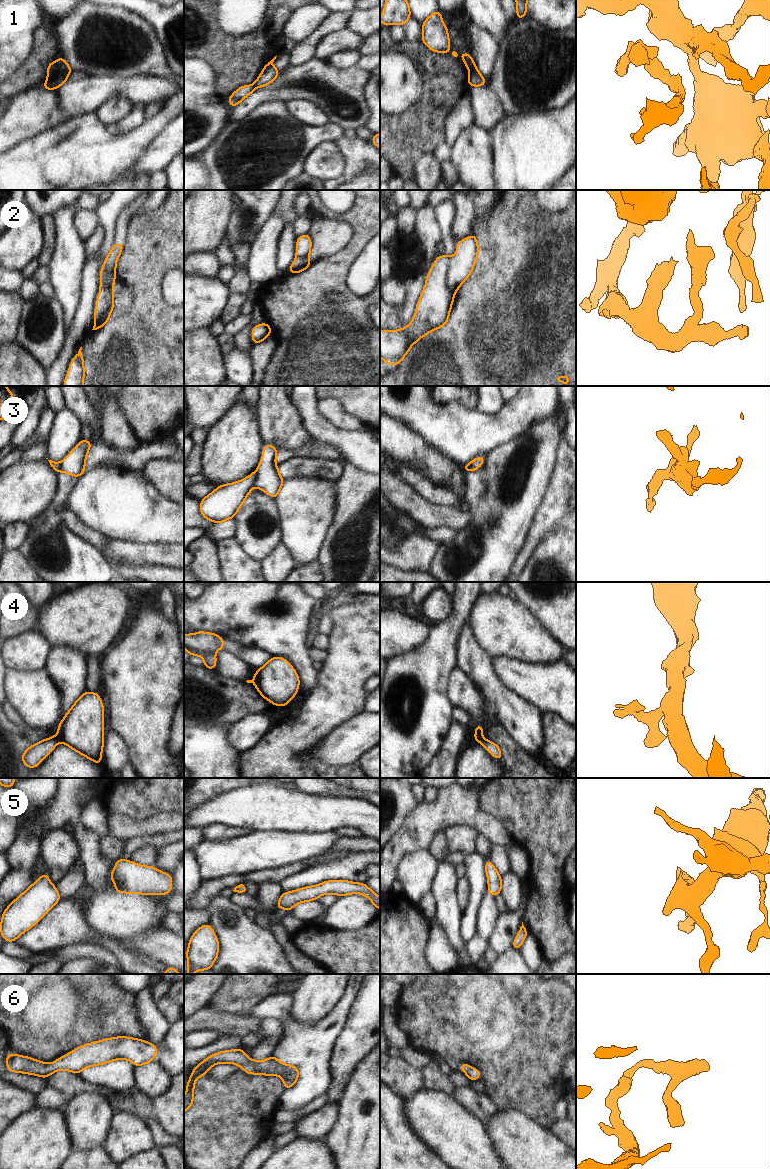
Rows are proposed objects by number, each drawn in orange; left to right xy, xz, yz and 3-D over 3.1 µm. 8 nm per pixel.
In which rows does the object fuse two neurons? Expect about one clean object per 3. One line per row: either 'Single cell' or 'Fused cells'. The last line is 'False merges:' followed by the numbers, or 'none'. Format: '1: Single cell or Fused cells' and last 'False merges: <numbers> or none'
1: Fused cells
2: Fused cells
3: Fused cells
4: Fused cells
5: Single cell
6: Single cell
False merges: 1, 2, 3, 4

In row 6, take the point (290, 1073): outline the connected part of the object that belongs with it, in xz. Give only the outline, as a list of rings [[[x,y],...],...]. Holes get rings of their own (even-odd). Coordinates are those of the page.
[[[233,1049],[221,1051],[210,1055],[204,1061],[197,1064],[192,1070],[191,1076],[186,1085],[186,1096],[184,1097],[184,1113],[193,1105],[194,1086],[198,1077],[205,1076],[205,1073],[218,1063],[232,1063],[240,1066],[247,1074],[264,1074],[265,1076],[282,1076],[283,1085],[286,1090],[295,1085],[299,1079],[299,1070],[294,1065],[283,1064],[278,1061],[275,1055],[270,1056],[267,1060],[256,1061],[245,1055],[245,1051]]]

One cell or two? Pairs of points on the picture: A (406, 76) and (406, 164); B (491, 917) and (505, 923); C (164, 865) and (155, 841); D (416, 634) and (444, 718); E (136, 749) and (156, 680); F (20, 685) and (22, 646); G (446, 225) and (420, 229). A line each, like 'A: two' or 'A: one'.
A: two
B: two
C: two
D: two
E: one
F: two
G: two

